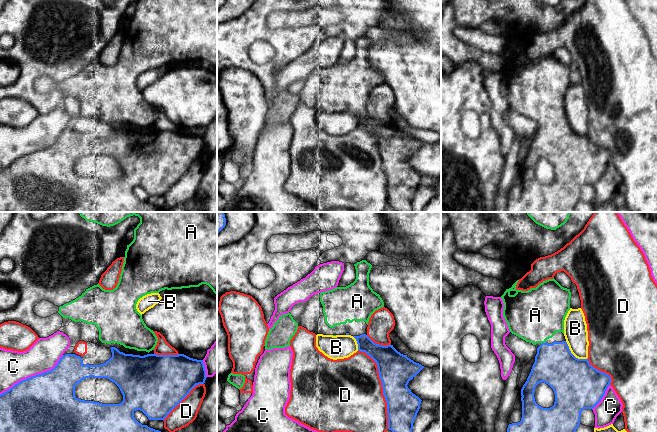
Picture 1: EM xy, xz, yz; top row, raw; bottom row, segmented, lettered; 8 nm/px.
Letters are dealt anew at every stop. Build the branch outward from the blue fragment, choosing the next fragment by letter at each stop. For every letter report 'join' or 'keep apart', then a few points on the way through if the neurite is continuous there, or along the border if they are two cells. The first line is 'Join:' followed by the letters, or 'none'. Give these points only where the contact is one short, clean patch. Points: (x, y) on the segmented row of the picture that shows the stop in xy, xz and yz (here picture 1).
Join: A
A: join | across yz (555, 365), (545, 352), (543, 343), (535, 324), (535, 315)
B: keep apart
C: keep apart
D: keep apart

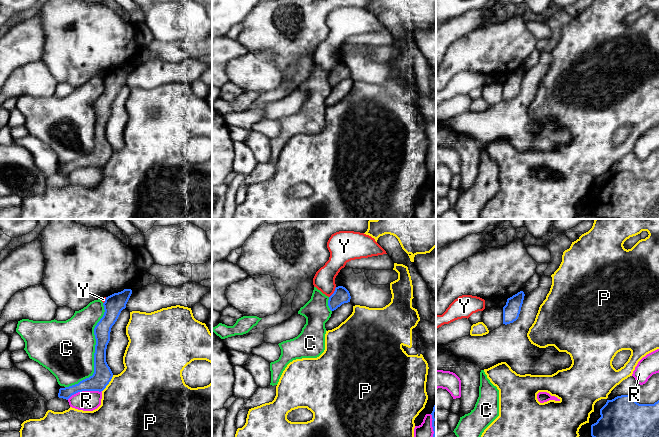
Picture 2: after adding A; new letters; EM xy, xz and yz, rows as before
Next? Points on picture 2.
Join: none
C: keep apart
P: keep apart
R: keep apart
Y: keep apart

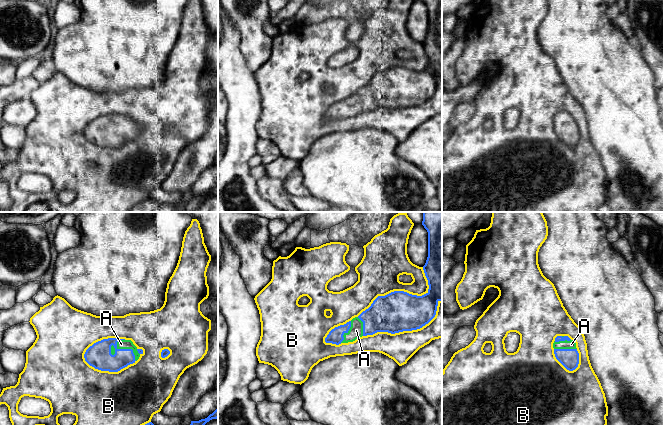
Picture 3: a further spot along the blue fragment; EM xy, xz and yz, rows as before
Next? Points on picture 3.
Join: A
A: join | across xy (99, 356), (121, 353), (126, 349), (121, 344)
B: keep apart

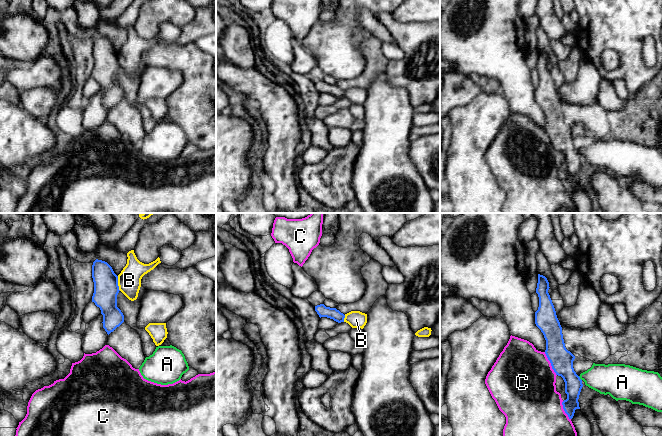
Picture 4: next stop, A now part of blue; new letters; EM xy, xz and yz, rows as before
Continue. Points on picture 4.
Join: none
A: keep apart | along yz (578, 376), (581, 380)
B: keep apart | along xy (117, 276), (117, 285), (120, 290)
C: keep apart

